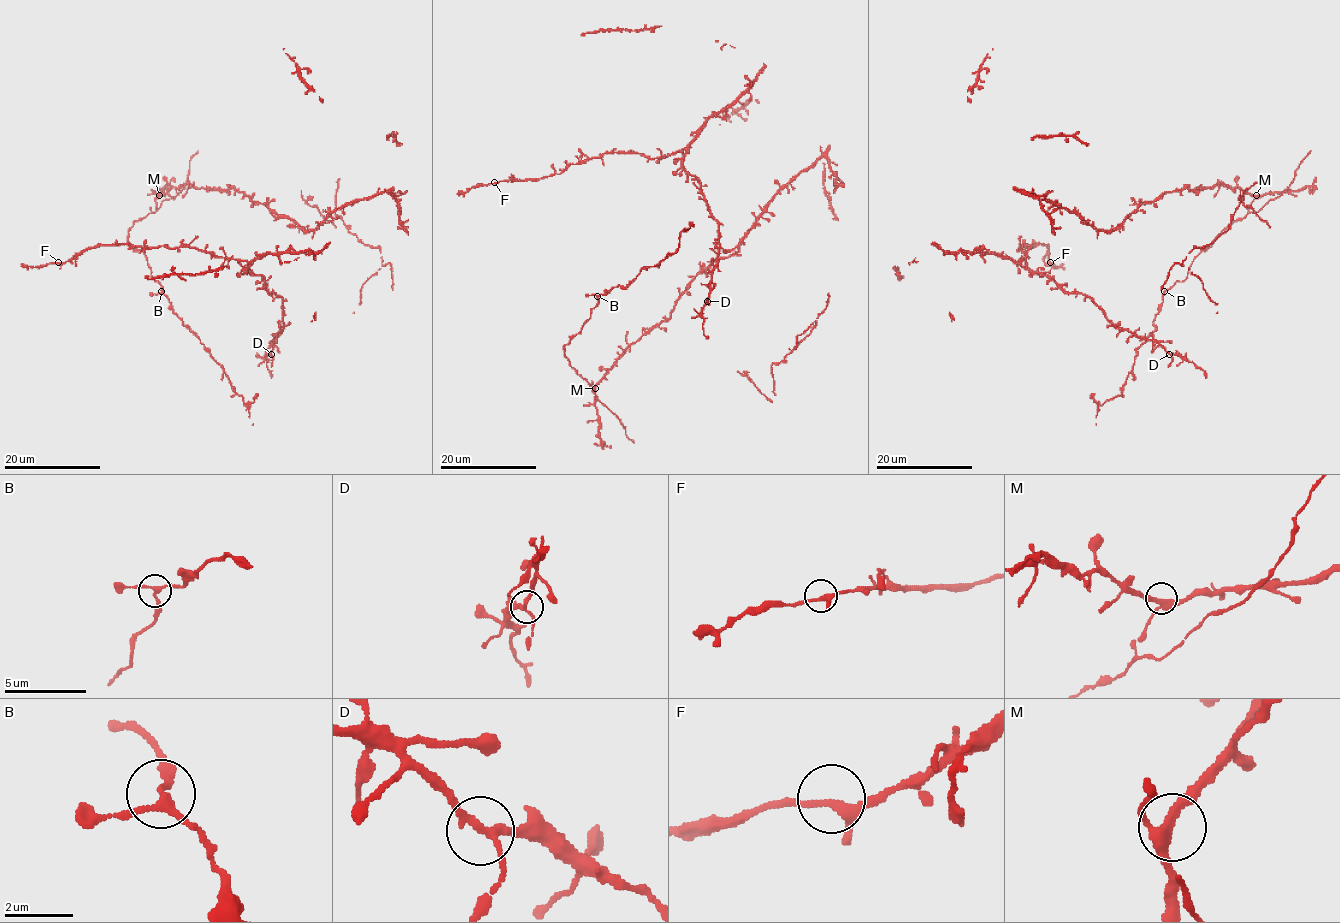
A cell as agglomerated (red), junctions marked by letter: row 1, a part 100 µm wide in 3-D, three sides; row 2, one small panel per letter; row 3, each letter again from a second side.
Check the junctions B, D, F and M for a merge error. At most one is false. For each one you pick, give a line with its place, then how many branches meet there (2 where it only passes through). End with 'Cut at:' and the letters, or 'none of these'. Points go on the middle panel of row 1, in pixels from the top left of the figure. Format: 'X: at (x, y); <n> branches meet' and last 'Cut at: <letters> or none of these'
Cut at: none of these

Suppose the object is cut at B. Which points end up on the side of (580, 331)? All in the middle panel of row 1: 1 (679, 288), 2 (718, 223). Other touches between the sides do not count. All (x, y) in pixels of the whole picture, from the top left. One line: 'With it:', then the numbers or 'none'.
With it: 1, 2

